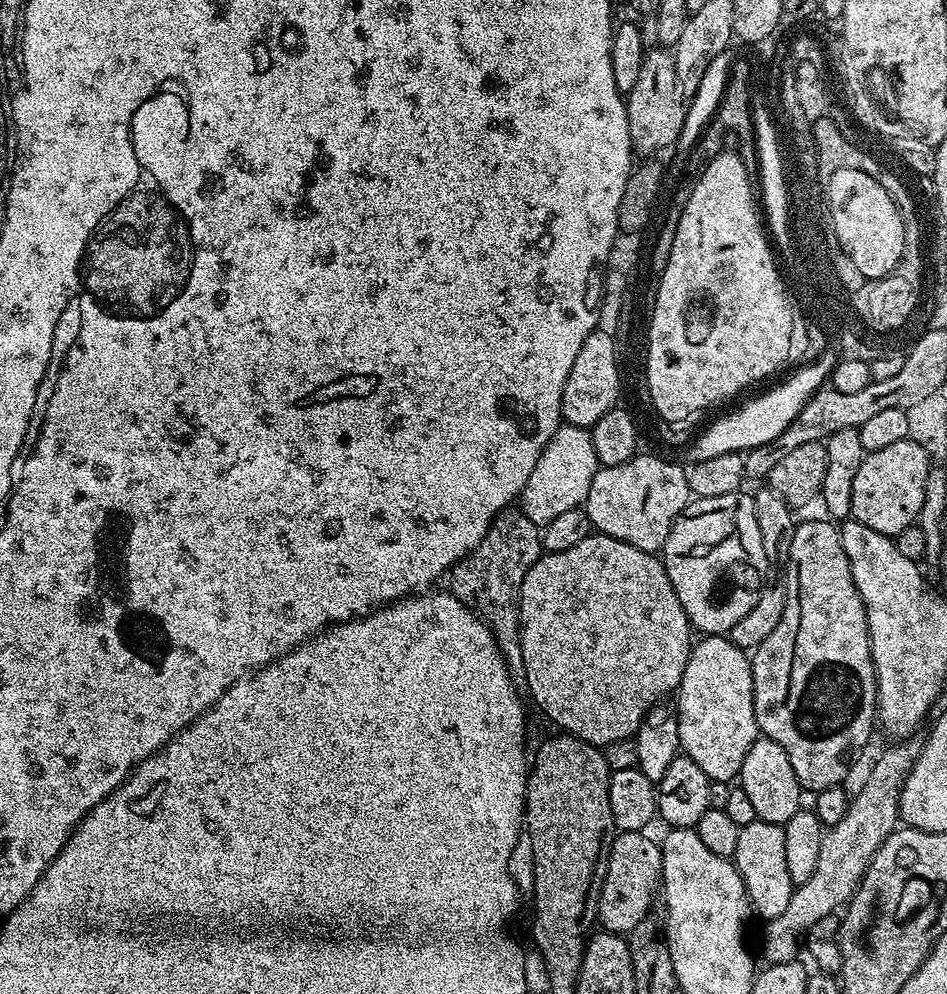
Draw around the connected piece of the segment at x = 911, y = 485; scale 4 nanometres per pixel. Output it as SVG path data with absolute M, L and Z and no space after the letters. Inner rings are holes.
M910 439L867 453L854 478L851 519L870 526L870 530L878 530L878 534L896 537L906 526L917 523L929 471L926 450Z

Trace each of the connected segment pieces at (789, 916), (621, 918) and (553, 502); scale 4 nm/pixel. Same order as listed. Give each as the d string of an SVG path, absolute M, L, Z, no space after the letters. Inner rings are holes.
M917 734L910 737L908 740L902 740L899 742L889 743L887 746L888 749L885 750L884 753L881 754L880 757L877 758L876 761L872 764L872 769L868 772L868 777L864 780L864 785L861 786L860 789L857 790L856 796L851 797L850 803L848 805L848 809L846 810L846 814L844 817L839 820L838 823L831 825L823 833L821 838L821 849L818 855L818 862L815 863L814 874L810 875L810 880L806 881L805 884L797 887L795 891L793 891L792 897L790 898L790 906L786 906L786 910L782 910L782 914L778 918L774 918L773 920L767 921L763 925L764 927L764 961L765 965L769 964L781 964L782 962L790 962L791 960L797 959L798 953L796 951L801 951L802 941L807 937L808 931L810 930L810 926L814 926L814 922L819 922L820 919L826 918L827 916L839 913L841 909L847 905L848 901L852 899L853 896L856 895L857 888L860 887L860 881L864 878L864 871L868 868L868 863L874 859L876 856L876 851L881 848L882 845L886 842L886 838L890 835L890 833L895 832L898 827L898 821L900 820L900 791L902 790L902 786L906 782L906 778L910 774L910 770L914 766L914 762L918 758L918 754L924 749L924 741L925 737L923 735Z
M620 832L612 839L604 881L600 887L598 924L605 932L627 934L652 912L652 895L662 884L662 854L660 845L644 832Z
M561 423L550 442L546 442L538 462L534 462L534 471L528 479L526 511L530 522L543 526L554 522L558 514L566 514L566 510L581 507L588 499L590 482L594 482L594 474L599 467L601 465L594 454L591 431Z

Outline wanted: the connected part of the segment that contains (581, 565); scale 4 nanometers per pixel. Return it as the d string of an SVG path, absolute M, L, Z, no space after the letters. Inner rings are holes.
M589 534L582 538L582 542L570 546L570 550L544 552L538 562L528 568L520 587L520 622L520 645L524 663L522 679L528 683L528 692L532 695L533 702L560 727L557 729L561 733L577 736L597 746L635 737L644 716L661 699L659 696L664 696L667 692L675 693L679 689L694 643L694 632L686 618L686 610L682 610L682 602L678 602L678 594L674 594L674 586L670 586L663 559L646 550L638 550L638 546L630 546L630 542L599 534Z

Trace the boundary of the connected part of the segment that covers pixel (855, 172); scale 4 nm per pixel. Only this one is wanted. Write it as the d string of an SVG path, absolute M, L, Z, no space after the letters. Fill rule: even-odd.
M842 169L828 179L826 199L838 242L850 258L850 262L854 262L854 266L861 271L863 279L871 282L890 275L898 266L904 253L903 220L894 198L890 198L890 194L886 194L884 187L875 181L870 173L858 169Z

